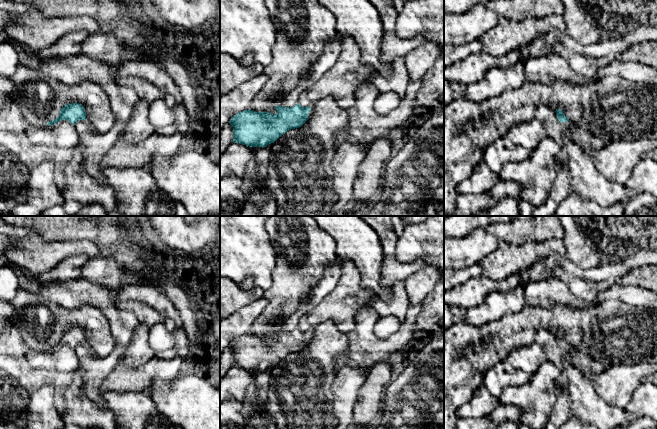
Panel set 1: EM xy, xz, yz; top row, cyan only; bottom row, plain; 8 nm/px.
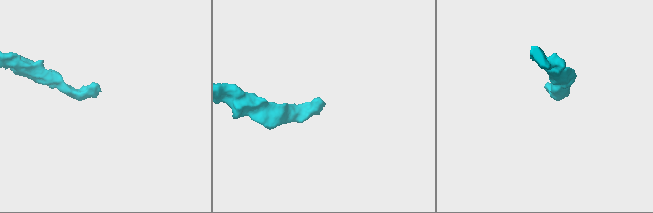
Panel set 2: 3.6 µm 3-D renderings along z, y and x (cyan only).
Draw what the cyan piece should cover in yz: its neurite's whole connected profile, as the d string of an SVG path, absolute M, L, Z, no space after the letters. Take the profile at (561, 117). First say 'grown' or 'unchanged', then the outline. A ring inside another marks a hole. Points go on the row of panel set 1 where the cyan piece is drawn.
grown | M558 109L555 112L561 127L564 129L565 138L572 140L574 143L587 150L599 150L608 143L609 138L596 137L590 132L574 125L564 115L562 110Z

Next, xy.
unchanged | M79 103L64 105L60 109L59 116L56 119L48 122L46 126L54 125L61 120L67 120L73 125L75 125L75 123L79 120L87 120L84 107Z

